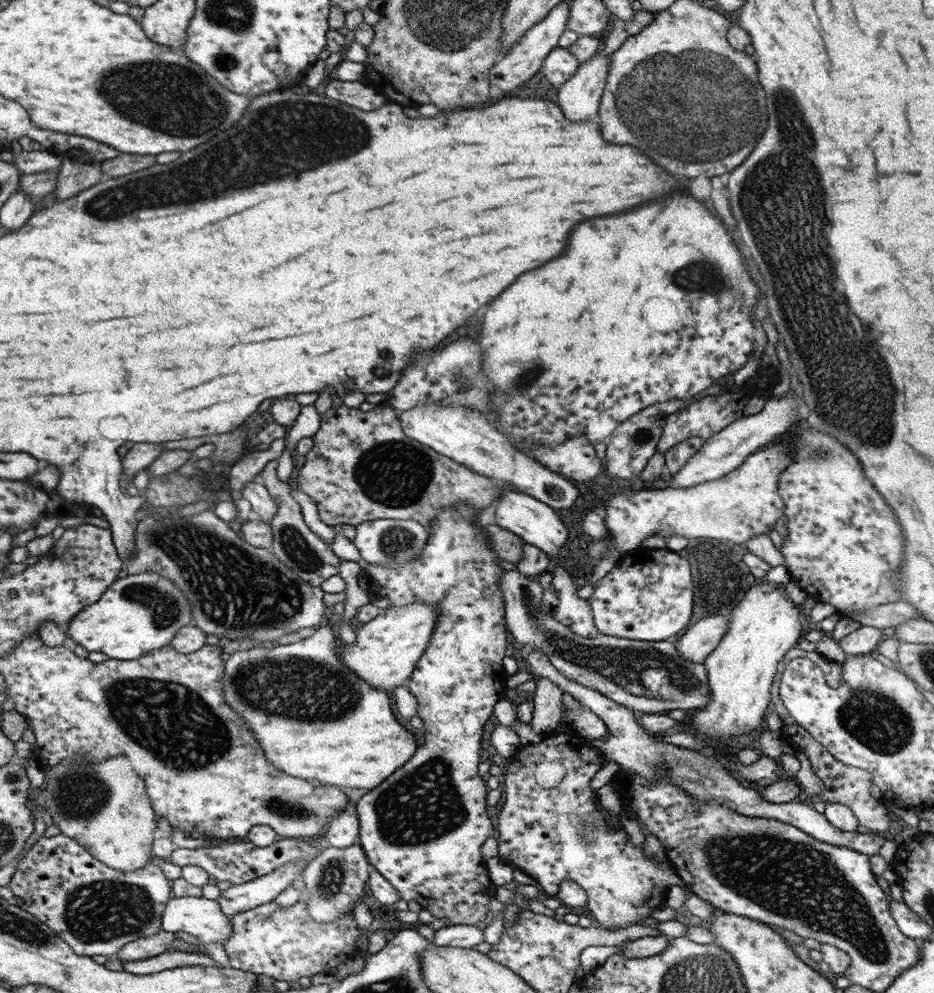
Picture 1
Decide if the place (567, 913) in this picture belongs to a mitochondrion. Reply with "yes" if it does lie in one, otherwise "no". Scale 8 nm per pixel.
no

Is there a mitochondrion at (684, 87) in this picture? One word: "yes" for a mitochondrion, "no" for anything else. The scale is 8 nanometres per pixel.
yes

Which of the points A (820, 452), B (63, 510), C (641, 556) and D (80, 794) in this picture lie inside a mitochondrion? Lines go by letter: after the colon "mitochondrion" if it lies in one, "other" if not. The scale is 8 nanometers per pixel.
A: mitochondrion
B: other
C: other
D: mitochondrion

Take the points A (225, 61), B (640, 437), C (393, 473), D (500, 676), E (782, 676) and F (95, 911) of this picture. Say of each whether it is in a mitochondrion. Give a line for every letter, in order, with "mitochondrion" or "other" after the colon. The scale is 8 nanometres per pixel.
A: mitochondrion
B: mitochondrion
C: mitochondrion
D: other
E: other
F: mitochondrion

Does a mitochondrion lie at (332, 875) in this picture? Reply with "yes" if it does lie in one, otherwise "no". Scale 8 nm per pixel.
yes

